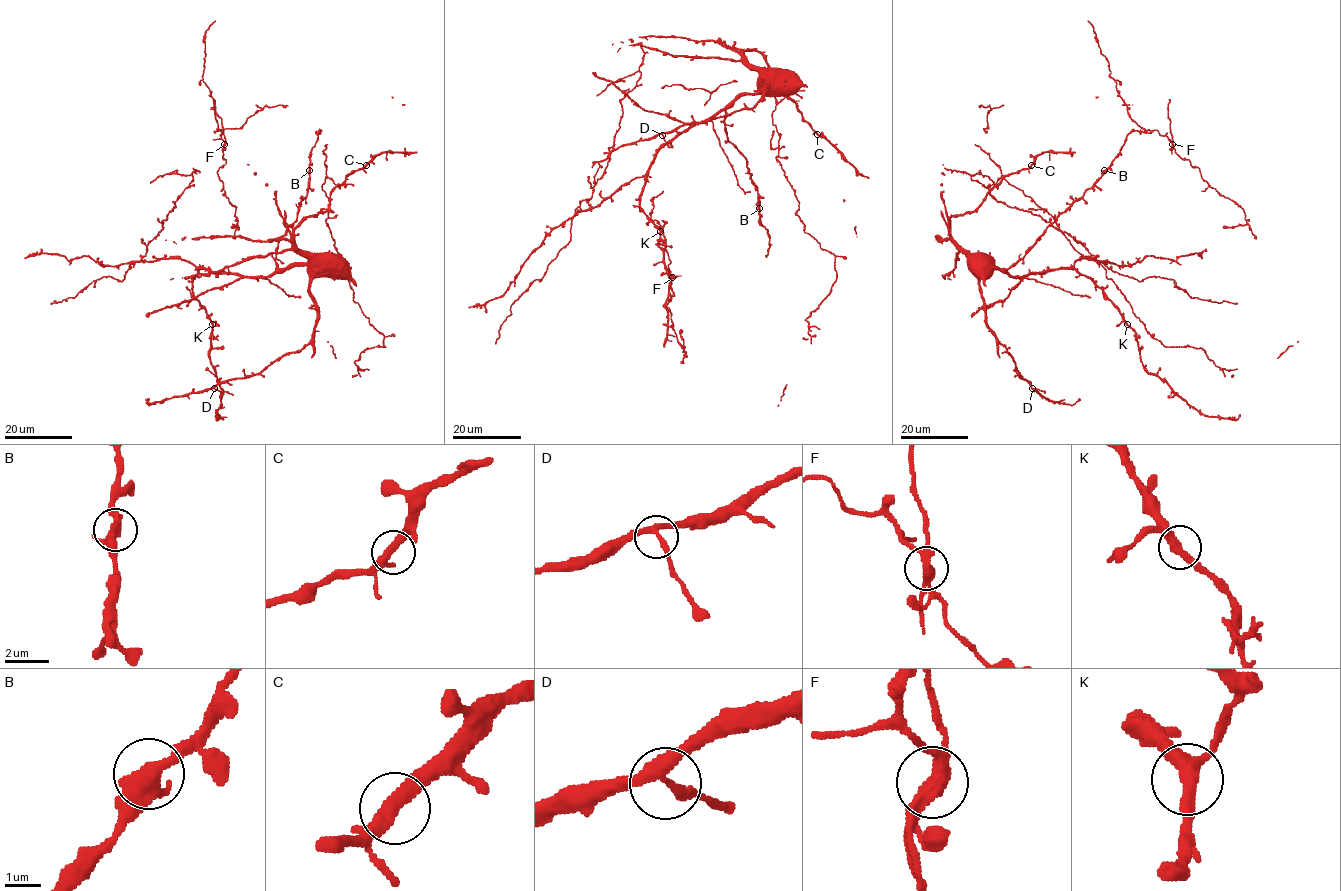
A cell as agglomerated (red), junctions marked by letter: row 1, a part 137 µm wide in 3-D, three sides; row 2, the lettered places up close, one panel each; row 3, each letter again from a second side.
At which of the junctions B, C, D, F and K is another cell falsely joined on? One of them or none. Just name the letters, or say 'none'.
F

